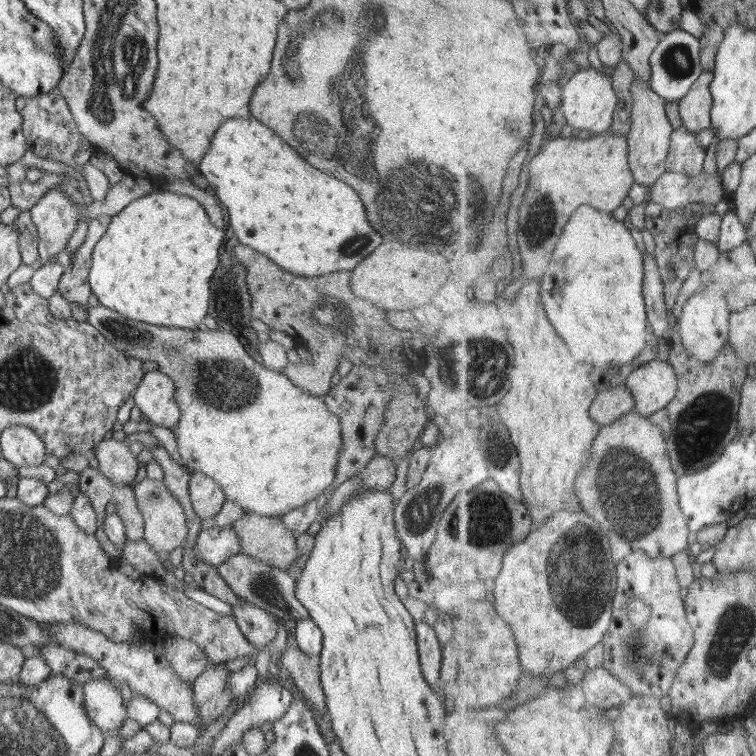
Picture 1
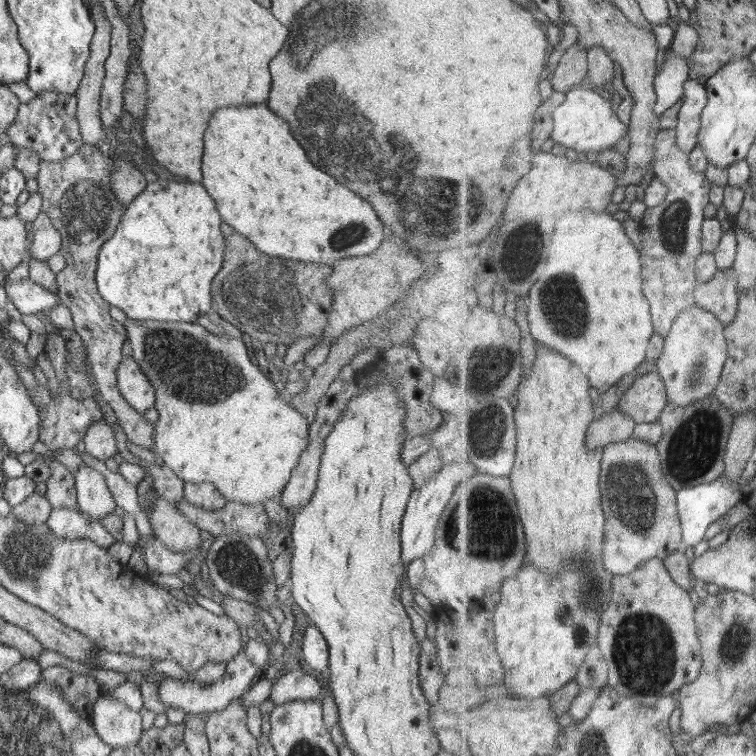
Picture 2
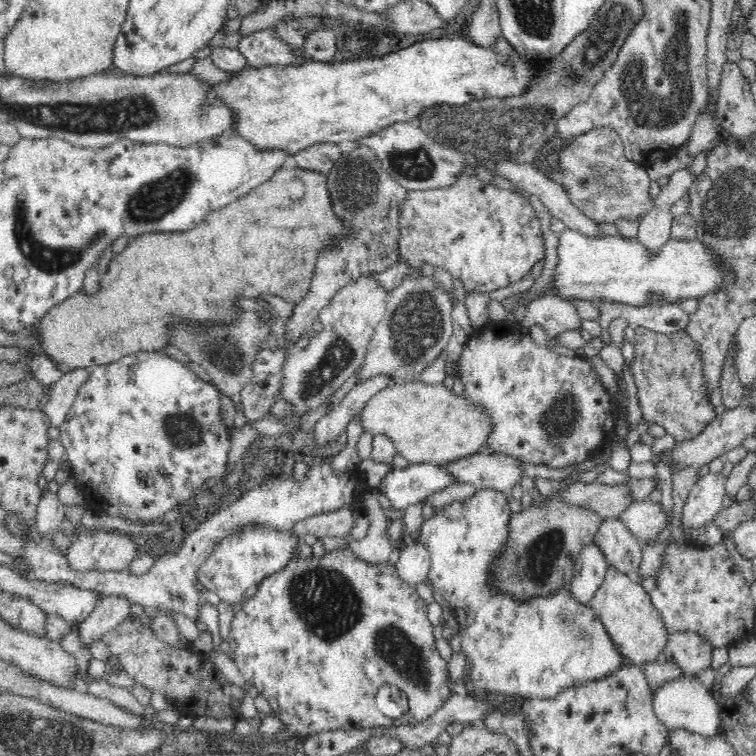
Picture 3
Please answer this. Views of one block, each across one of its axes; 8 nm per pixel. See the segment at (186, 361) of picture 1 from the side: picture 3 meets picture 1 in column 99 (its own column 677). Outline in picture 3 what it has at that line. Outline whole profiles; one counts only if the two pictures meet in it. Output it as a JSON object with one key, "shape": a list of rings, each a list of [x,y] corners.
{"shape":[[[606,300],[598,306],[598,312],[600,312],[599,323],[602,327],[601,339],[604,344],[611,342],[608,327],[614,319],[618,318],[628,321],[630,326],[644,327],[660,333],[686,331],[686,326],[690,324],[690,316],[675,304],[634,308],[630,304]]]}

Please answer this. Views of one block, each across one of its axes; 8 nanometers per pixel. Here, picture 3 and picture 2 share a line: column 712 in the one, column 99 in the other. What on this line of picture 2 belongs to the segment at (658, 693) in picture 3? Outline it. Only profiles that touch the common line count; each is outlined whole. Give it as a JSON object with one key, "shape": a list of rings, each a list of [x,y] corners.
{"shape":[[[102,691],[91,706],[90,722],[94,731],[113,750],[132,747],[143,736],[139,711],[115,700],[109,691]]]}

